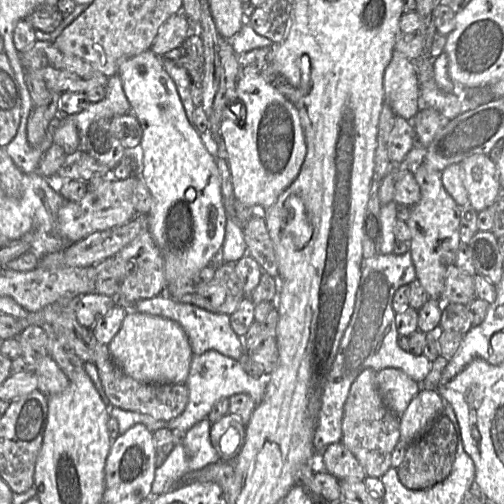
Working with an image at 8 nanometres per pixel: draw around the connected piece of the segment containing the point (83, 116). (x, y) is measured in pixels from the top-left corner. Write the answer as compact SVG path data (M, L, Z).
M118 75L109 77L105 85L105 97L103 100L91 103L86 109L76 115L68 115L73 117L79 133L80 150L85 152L86 135L89 126L100 118L113 118L120 115L131 114L131 105L128 102L126 95L123 91L122 83Z

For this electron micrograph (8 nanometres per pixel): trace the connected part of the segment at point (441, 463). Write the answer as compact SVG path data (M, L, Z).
M440 414L428 432L411 443L401 465L397 468L400 482L410 490L430 488L451 473L457 452L457 435L453 422Z

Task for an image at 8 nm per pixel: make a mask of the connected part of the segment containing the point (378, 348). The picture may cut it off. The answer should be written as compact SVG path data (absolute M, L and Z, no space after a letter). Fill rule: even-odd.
M410 251L401 255L377 254L368 259L363 258L354 311L341 339L324 390L314 435L314 446L318 453L324 451L330 444L341 441L344 406L352 383L364 369L372 368L378 372L386 368L398 368L419 383L424 381L432 369L432 362L426 356L411 354L398 344L400 335L395 324L396 313L393 309L393 298L400 286L410 285L416 278Z

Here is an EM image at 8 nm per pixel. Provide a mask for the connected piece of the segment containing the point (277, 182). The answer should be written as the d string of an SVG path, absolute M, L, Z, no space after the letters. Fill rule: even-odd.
M240 75L236 85L236 93L236 100L229 101L226 104L226 108L222 110L222 118L219 128L220 137L224 143L225 150L227 152L227 162L231 173L233 191L236 199L247 208L251 210L265 210L270 208L277 201L278 196L299 175L307 152L304 131L296 107L287 99L285 99L285 97L272 84L267 83L260 75ZM235 101L237 101L241 105L240 108L237 109L237 111L236 108L231 105L235 103Z

